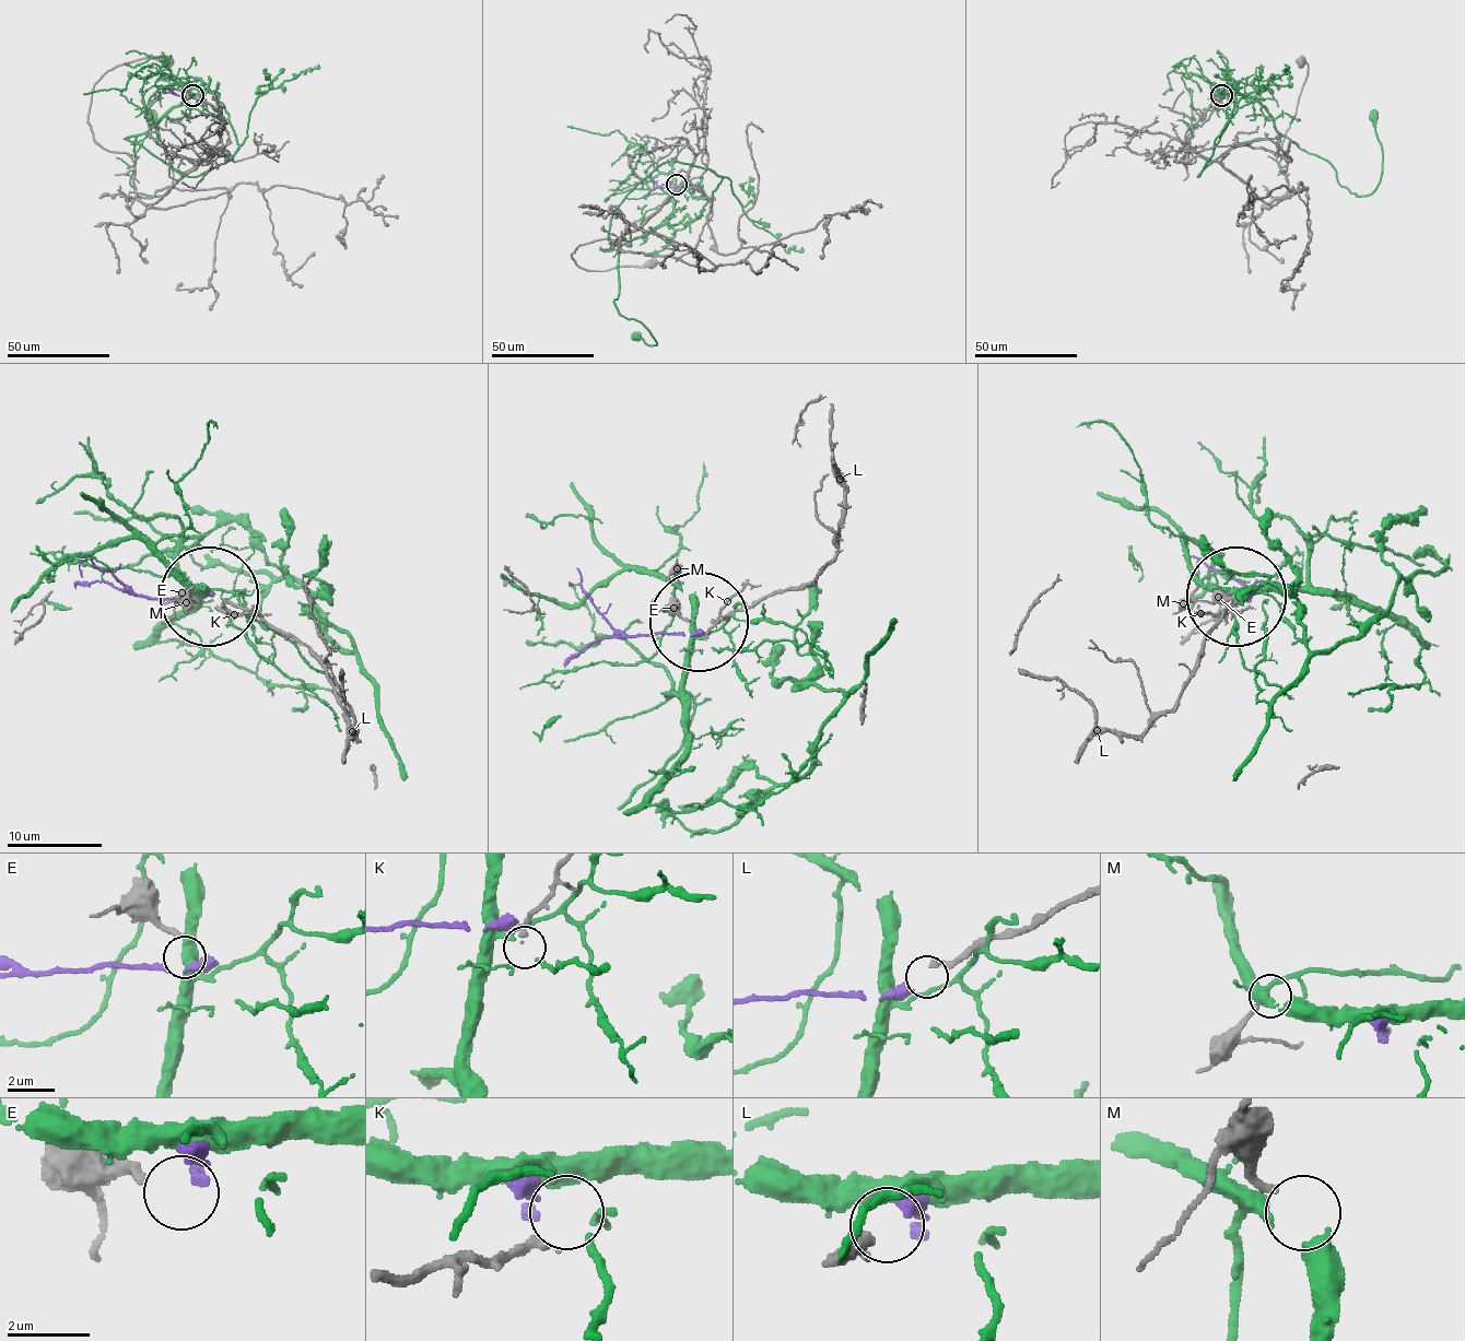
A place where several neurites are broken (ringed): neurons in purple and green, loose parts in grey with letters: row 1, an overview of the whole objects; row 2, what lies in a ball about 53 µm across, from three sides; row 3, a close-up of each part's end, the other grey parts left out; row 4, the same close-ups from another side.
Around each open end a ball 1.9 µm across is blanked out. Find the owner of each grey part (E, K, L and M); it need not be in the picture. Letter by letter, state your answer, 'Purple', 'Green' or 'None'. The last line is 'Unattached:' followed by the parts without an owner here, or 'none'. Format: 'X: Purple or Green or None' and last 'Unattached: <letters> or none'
E: None
K: None
L: Purple
M: None
Unattached: E, K, M

